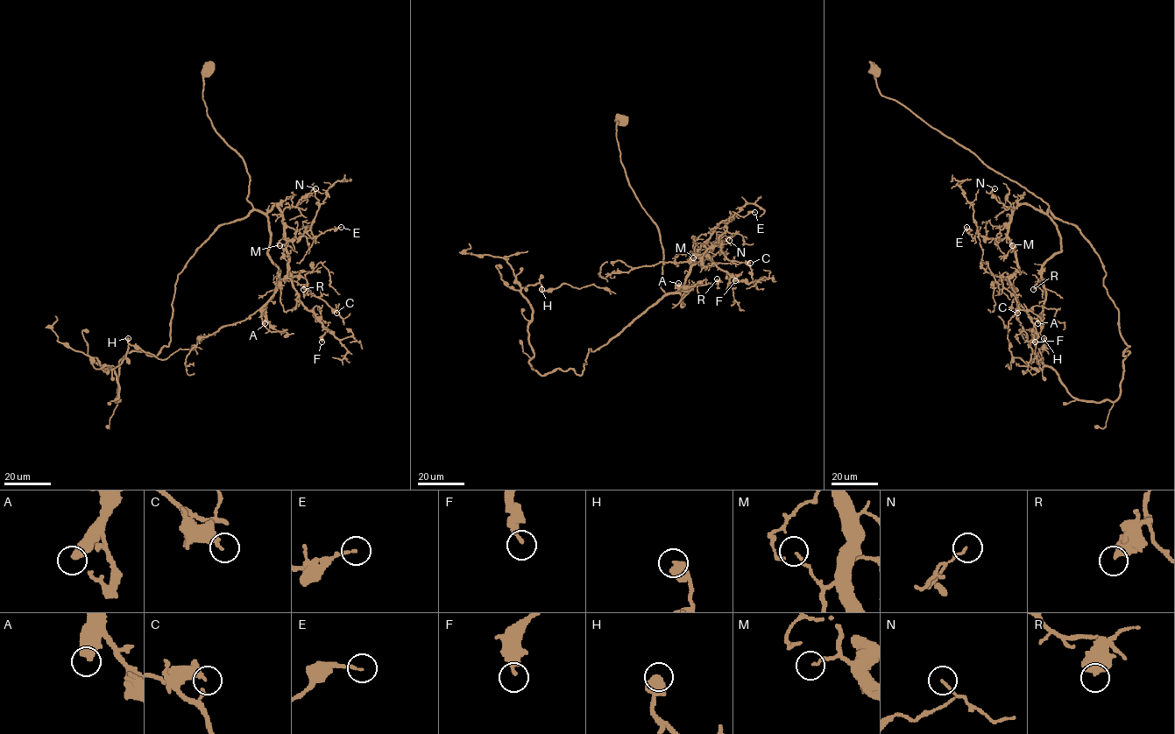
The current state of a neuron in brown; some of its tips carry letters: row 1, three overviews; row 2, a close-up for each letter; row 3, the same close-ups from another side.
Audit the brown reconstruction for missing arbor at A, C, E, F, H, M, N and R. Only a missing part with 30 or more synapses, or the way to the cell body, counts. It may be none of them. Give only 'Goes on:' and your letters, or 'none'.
Goes on: A

